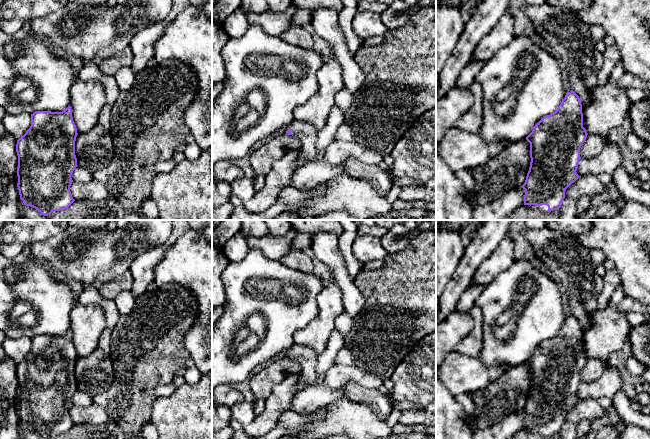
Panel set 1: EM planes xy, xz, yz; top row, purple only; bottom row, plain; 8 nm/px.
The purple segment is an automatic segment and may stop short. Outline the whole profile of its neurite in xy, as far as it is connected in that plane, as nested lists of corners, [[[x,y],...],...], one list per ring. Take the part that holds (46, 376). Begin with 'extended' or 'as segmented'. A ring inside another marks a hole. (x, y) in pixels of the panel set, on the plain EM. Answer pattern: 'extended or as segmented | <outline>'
as segmented | [[[71,330],[62,336],[36,335],[31,338],[31,350],[17,364],[18,414],[26,430],[37,433],[42,439],[67,433],[75,424],[70,410],[71,399],[77,389],[75,365],[77,352],[73,345]]]

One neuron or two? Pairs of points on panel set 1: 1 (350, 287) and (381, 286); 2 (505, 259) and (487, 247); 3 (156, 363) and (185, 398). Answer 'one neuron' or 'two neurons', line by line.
1: two neurons
2: two neurons
3: two neurons

